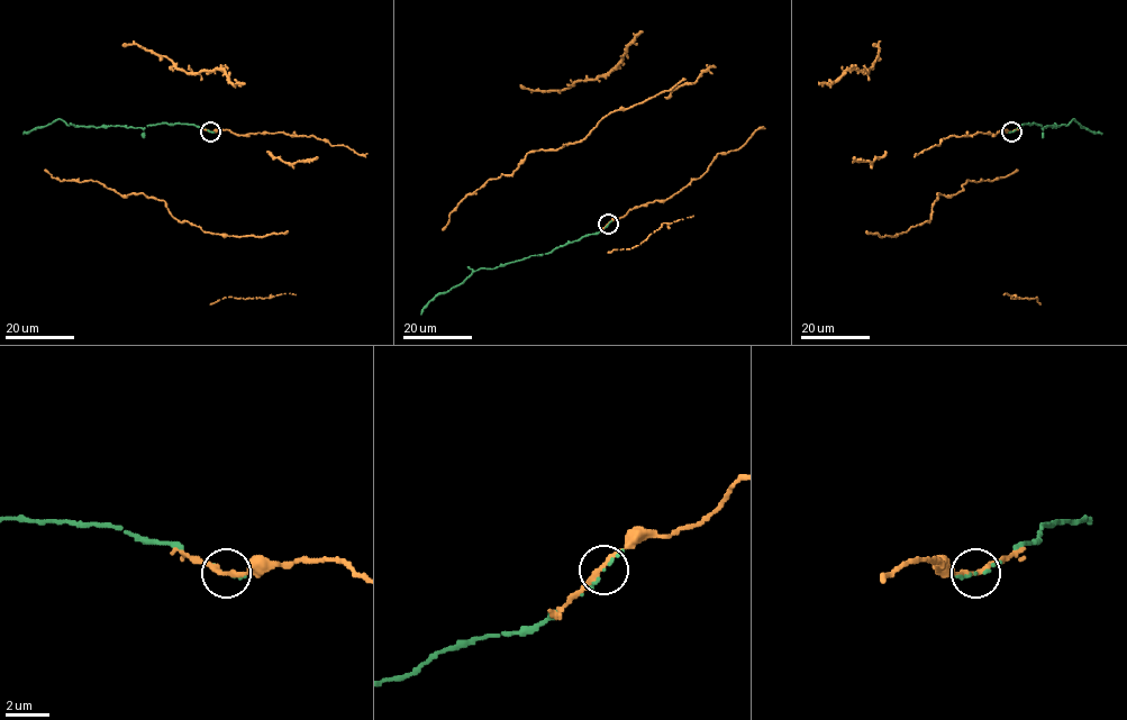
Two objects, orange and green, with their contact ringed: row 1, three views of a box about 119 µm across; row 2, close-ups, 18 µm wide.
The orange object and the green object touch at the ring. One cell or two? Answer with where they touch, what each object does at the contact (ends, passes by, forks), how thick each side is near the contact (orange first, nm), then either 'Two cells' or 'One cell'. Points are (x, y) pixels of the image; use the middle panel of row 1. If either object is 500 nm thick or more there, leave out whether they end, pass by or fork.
Place: (608, 224). At the ring orange passes by. At the ring green ends. Thickness 260 nm (orange) against 130 nm. One cell

